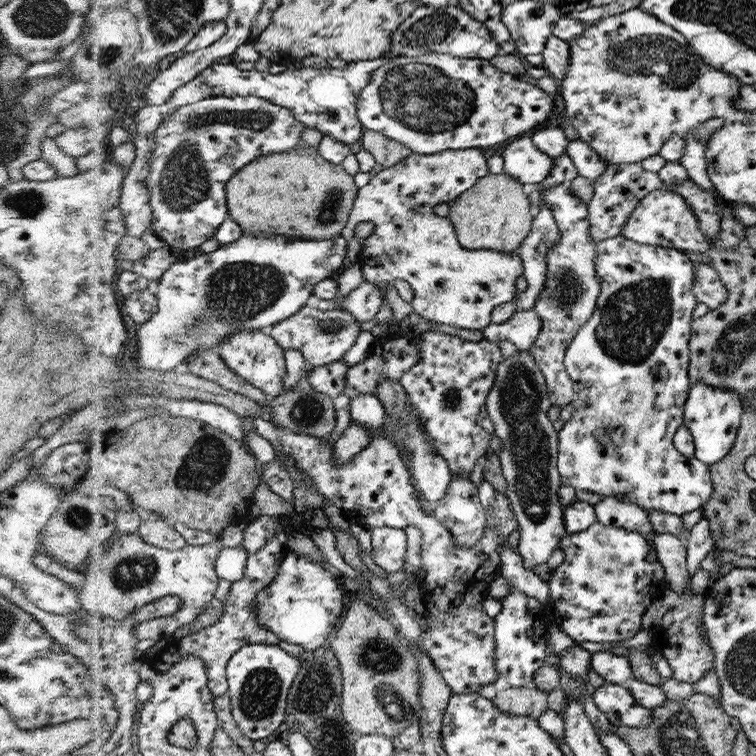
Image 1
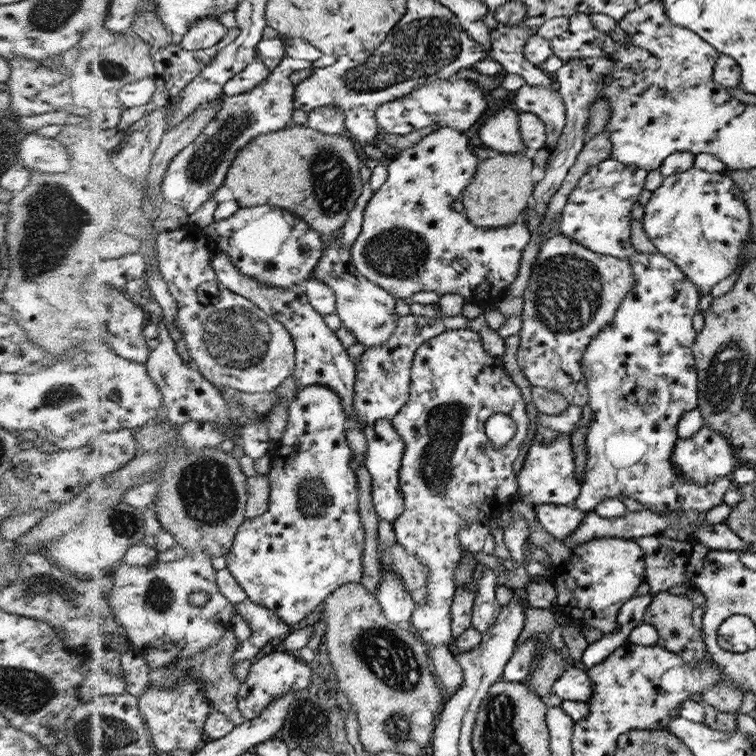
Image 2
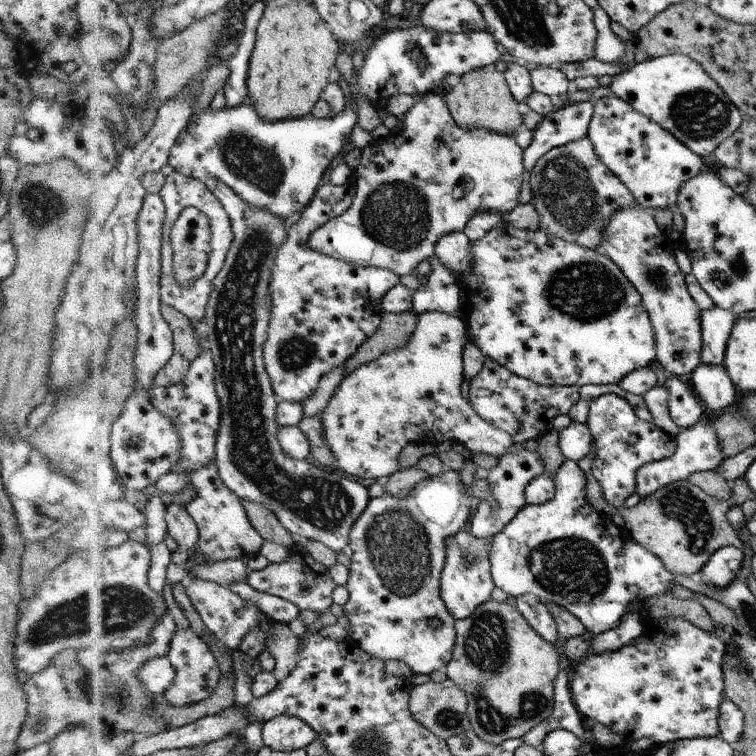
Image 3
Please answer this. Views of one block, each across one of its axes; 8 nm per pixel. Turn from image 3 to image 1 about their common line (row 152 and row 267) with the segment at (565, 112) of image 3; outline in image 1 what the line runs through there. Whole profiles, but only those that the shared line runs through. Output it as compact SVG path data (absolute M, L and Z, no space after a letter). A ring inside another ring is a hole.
M542 201L535 216L534 226L516 252L523 260L523 275L528 286L517 300L517 312L532 309L546 280L546 255L560 238L557 222L551 208Z

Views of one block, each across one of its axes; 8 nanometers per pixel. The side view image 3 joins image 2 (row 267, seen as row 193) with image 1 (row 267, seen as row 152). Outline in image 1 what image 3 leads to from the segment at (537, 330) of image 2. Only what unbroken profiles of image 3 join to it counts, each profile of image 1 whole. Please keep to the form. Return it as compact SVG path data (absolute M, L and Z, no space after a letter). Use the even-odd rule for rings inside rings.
M570 181L554 184L540 191L557 222L560 238L546 255L545 285L533 306L533 311L540 317L541 329L529 350L547 380L551 401L563 408L572 402L574 396L572 380L563 364L564 354L580 328L590 320L601 293L601 280L596 272L597 242L589 233L589 211L592 207L575 196L571 191Z

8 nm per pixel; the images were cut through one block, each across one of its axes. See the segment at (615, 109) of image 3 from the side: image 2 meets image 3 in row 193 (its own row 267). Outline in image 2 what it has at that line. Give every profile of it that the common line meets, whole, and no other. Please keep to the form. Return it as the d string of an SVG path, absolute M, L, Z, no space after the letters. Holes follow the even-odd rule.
M636 250L636 254L632 258L627 260L636 276L636 286L631 294L628 294L624 302L620 303L620 316L616 316L614 322L608 323L608 326L604 327L604 330L599 333L598 336L592 340L592 348L587 348L584 355L584 368L588 368L588 381L587 387L590 389L590 400L587 406L592 410L592 420L589 422L590 429L586 431L586 458L588 462L585 465L585 478L582 483L582 492L576 498L572 506L579 508L580 510L588 513L594 511L603 500L608 498L620 498L620 496L628 496L636 502L642 503L642 506L646 510L652 510L656 514L666 514L666 512L682 512L682 510L692 510L692 512L704 512L704 510L710 510L718 504L724 502L724 494L728 490L735 487L733 480L730 476L724 476L718 481L718 483L708 484L707 486L700 486L694 481L689 480L683 473L675 466L672 455L675 454L676 440L678 440L677 424L682 419L682 416L690 410L695 410L698 407L698 378L695 370L695 361L691 347L693 346L696 338L696 332L692 328L692 318L694 318L694 308L698 312L698 304L700 304L700 291L699 287L695 284L695 281L683 272L683 269L679 267L671 258L664 256L660 253L645 253Z

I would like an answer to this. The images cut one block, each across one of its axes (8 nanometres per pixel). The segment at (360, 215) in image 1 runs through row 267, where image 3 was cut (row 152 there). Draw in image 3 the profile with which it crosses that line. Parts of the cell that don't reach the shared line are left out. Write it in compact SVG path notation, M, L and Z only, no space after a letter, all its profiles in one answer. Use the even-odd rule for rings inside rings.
M440 94L420 96L404 116L404 132L392 131L382 144L373 140L362 150L362 159L352 177L356 194L351 207L312 234L312 248L318 252L360 267L387 268L399 277L415 274L419 264L434 255L439 240L450 232L463 231L472 216L480 213L505 216L519 203L523 177L527 175L523 148L516 143L516 136L496 134L484 128L460 128Z

